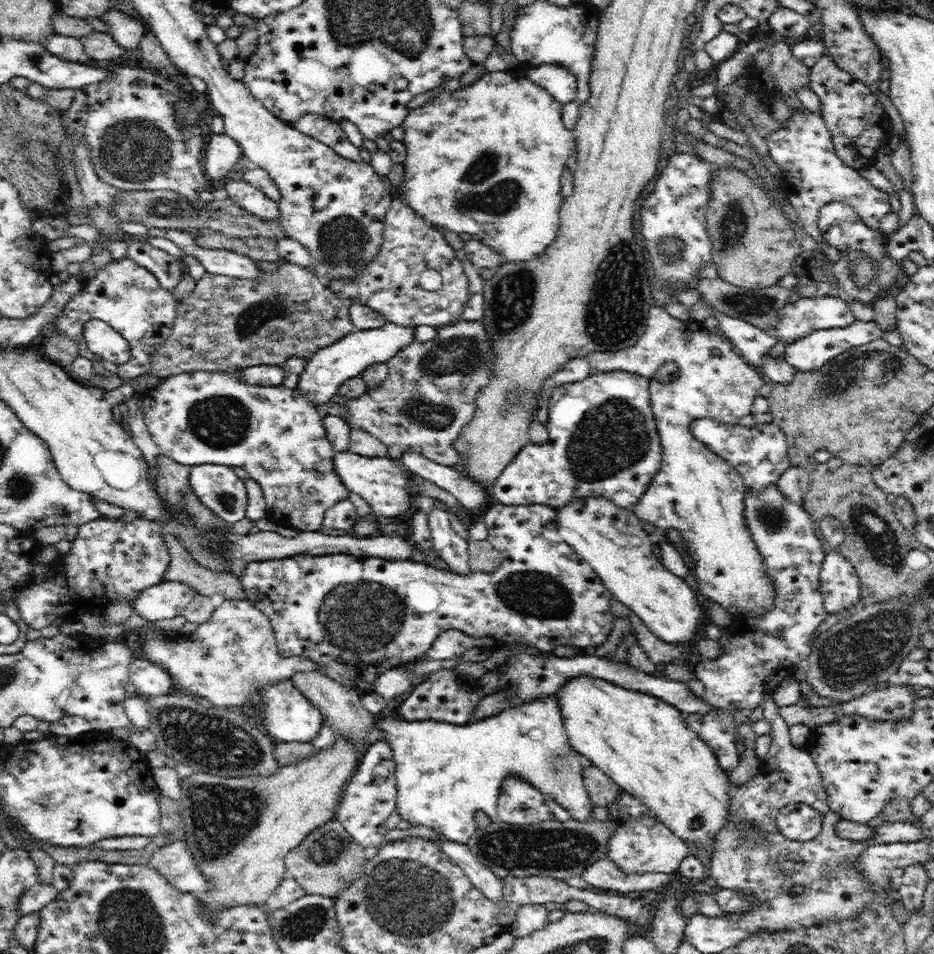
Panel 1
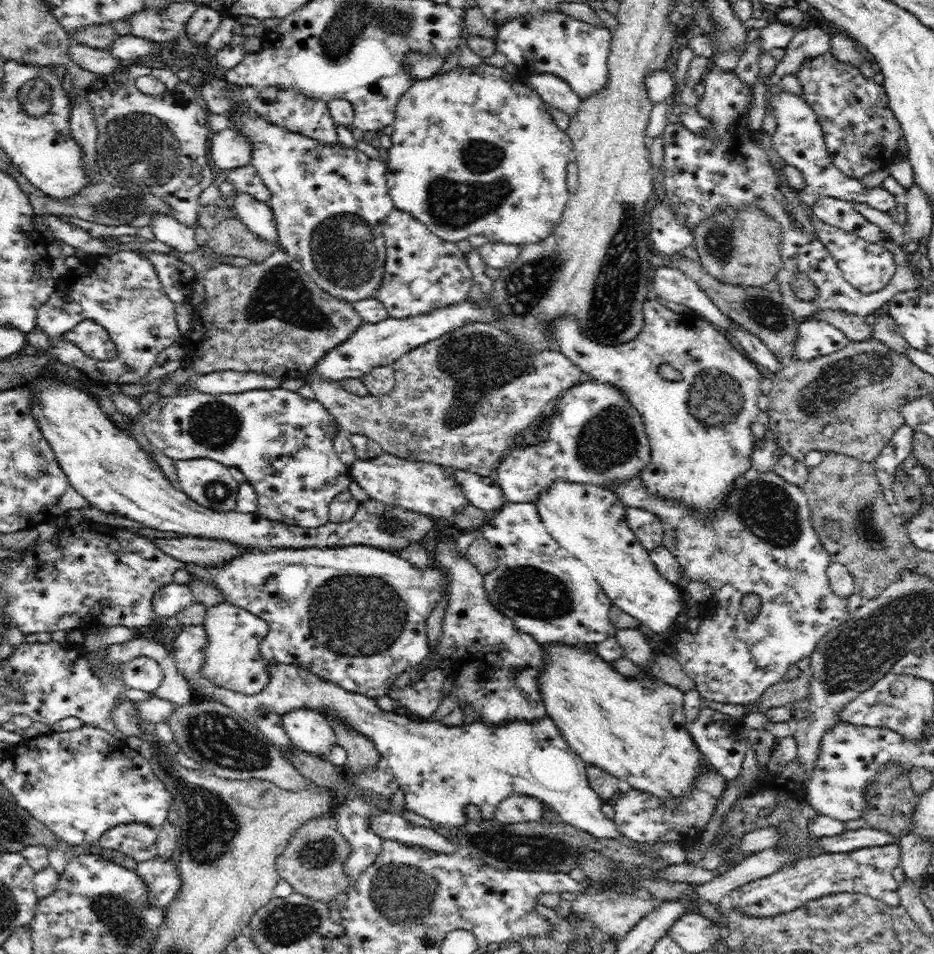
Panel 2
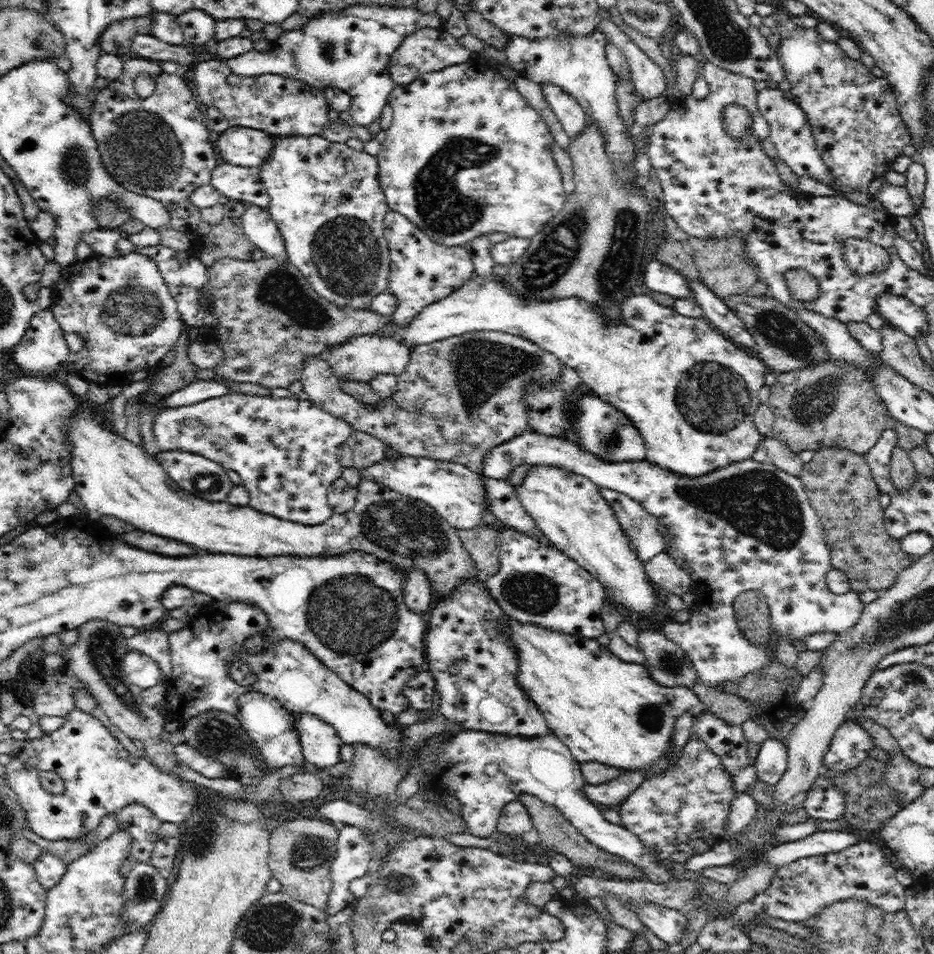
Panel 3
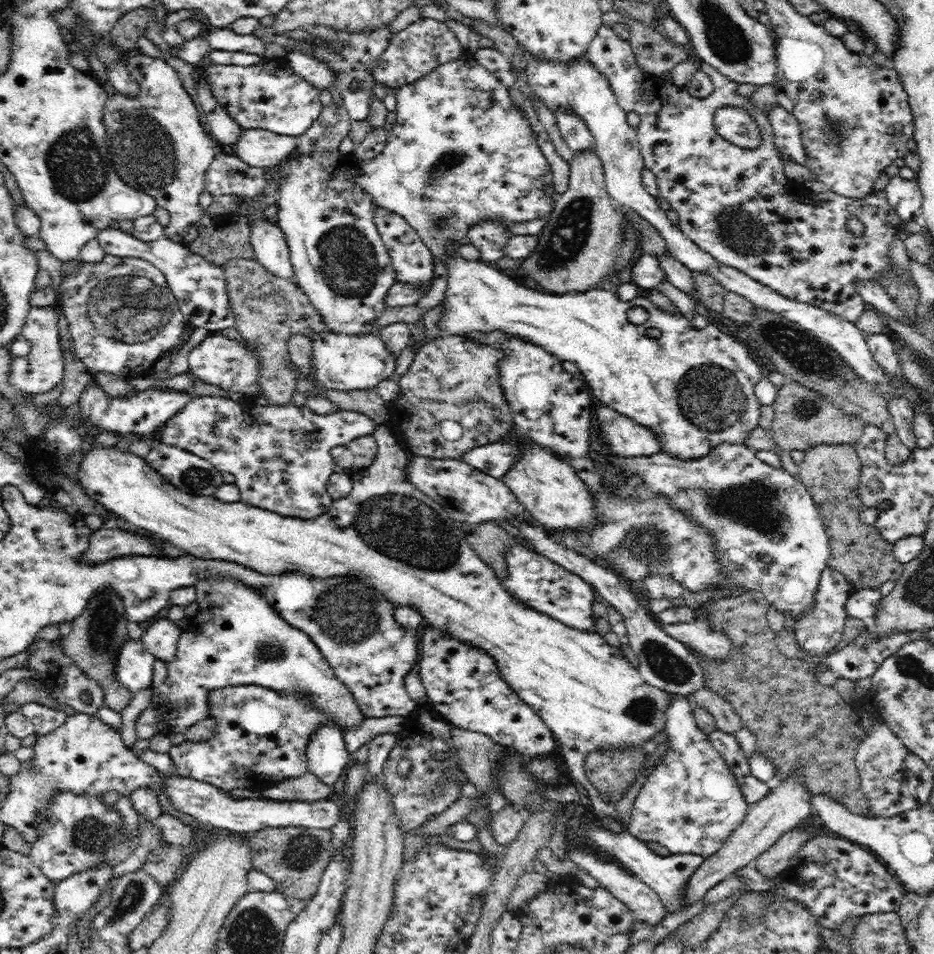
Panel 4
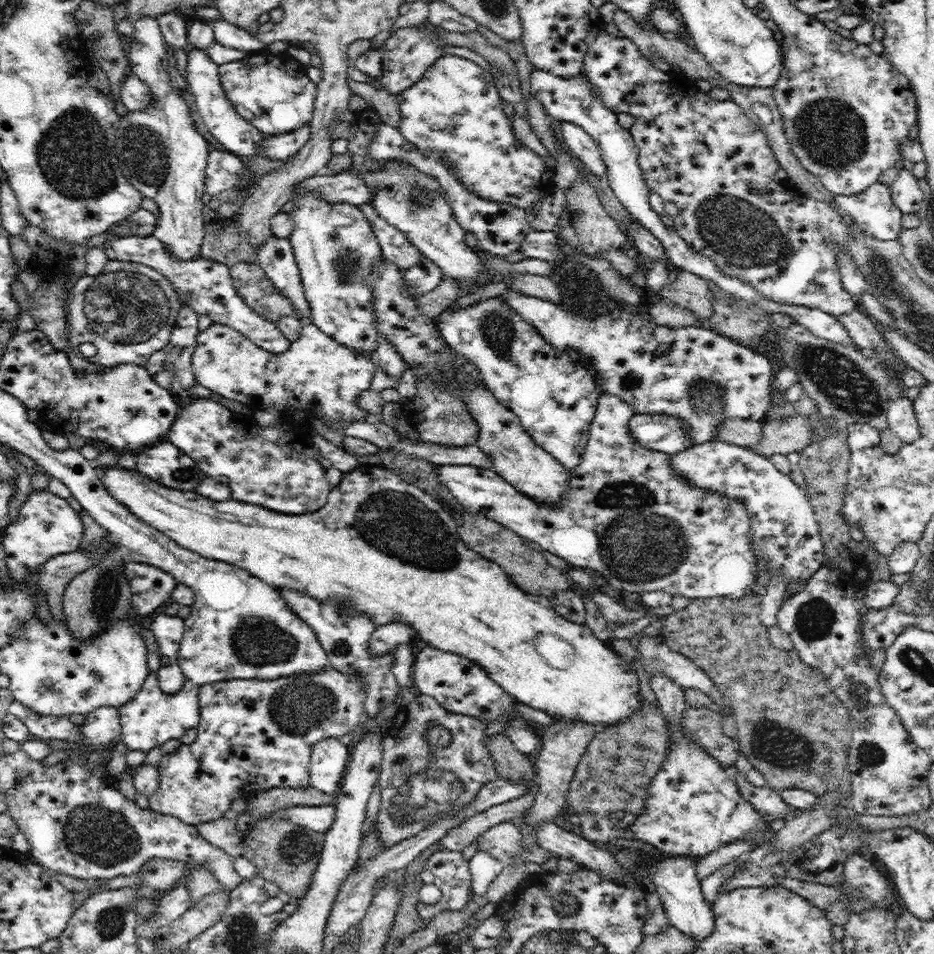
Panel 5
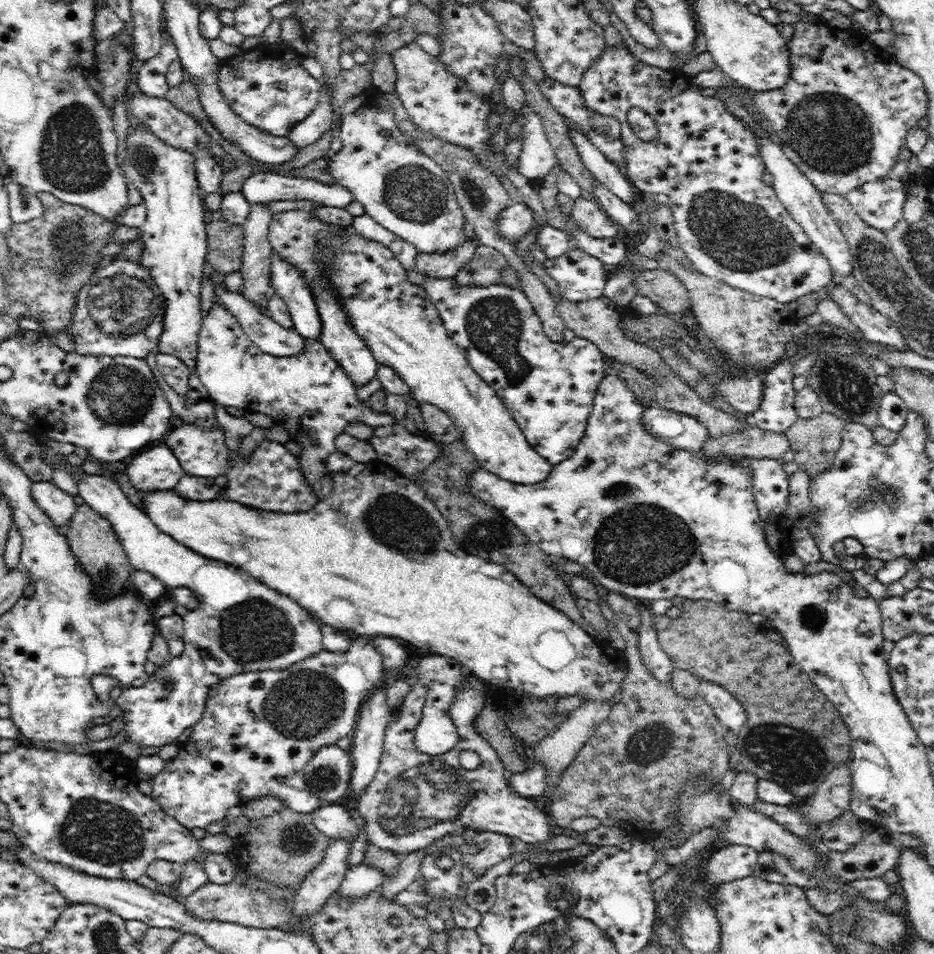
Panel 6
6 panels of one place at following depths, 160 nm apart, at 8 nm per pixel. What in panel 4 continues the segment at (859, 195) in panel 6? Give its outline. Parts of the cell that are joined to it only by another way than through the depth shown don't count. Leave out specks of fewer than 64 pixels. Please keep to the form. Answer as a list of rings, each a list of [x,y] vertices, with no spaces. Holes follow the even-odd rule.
[[[602,26],[591,40],[586,57],[600,73],[608,77],[620,107],[627,113],[634,111],[639,114],[641,121],[636,134],[645,168],[655,174],[659,196],[666,198],[671,209],[678,212],[678,225],[690,240],[712,255],[717,262],[741,270],[786,298],[817,306],[850,322],[856,322],[866,308],[866,303],[856,291],[856,282],[878,282],[886,272],[890,272],[892,261],[888,257],[888,250],[895,237],[902,236],[902,220],[887,201],[884,190],[873,190],[861,199],[848,198],[832,190],[813,193],[814,204],[796,208],[798,202],[788,200],[793,188],[788,188],[790,179],[784,175],[783,160],[773,144],[772,125],[766,113],[749,102],[749,96],[738,95],[737,82],[720,74],[710,64],[700,62],[699,68],[712,81],[713,91],[706,98],[692,97],[684,86],[678,87],[674,83],[667,83],[664,78],[647,74],[637,63],[630,41],[618,37],[612,27],[606,26]],[[728,105],[746,108],[754,118],[763,135],[763,142],[758,148],[736,146],[717,133],[713,123],[714,113],[718,108]],[[854,216],[864,225],[862,236],[854,236],[846,226],[846,222]]]

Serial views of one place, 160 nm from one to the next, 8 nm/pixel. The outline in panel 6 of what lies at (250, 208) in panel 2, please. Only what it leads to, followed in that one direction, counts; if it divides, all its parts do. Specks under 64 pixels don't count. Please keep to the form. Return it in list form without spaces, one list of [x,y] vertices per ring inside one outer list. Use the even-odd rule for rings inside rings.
[[[272,256],[271,286],[288,305],[293,328],[304,339],[319,339],[321,318],[312,294],[302,273],[288,261]]]

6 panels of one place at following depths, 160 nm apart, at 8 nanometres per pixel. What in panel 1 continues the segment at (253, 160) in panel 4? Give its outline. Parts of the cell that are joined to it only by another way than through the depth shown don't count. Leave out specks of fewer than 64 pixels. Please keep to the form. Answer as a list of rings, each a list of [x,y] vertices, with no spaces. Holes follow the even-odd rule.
[[[213,133],[206,150],[205,174],[210,181],[226,178],[243,156],[241,146],[227,134]]]

